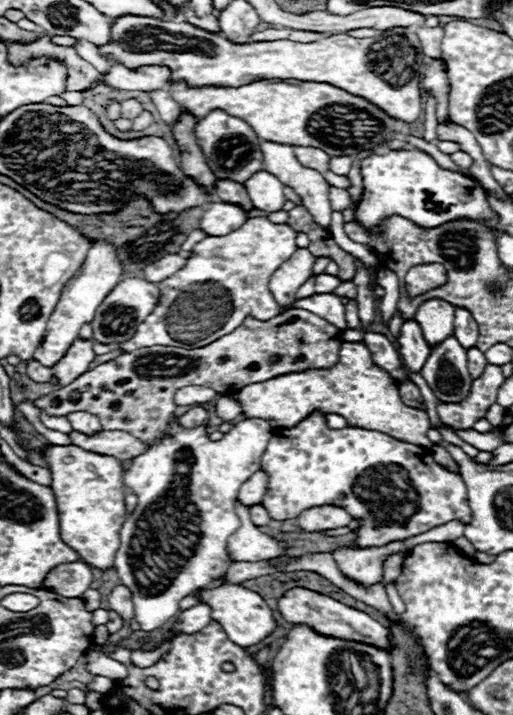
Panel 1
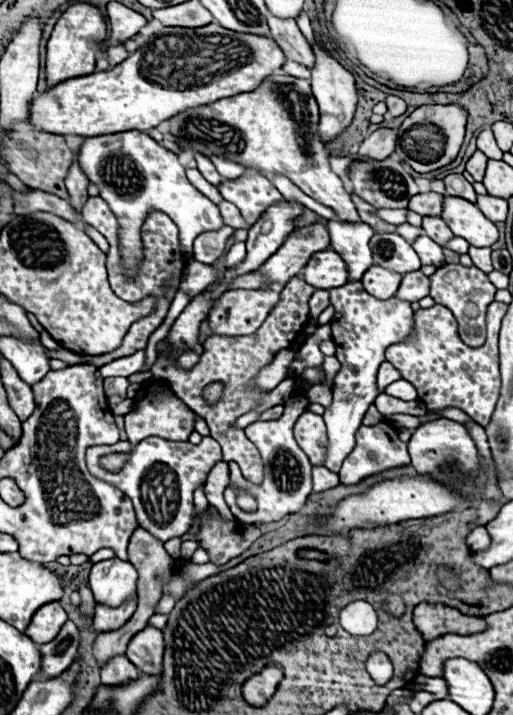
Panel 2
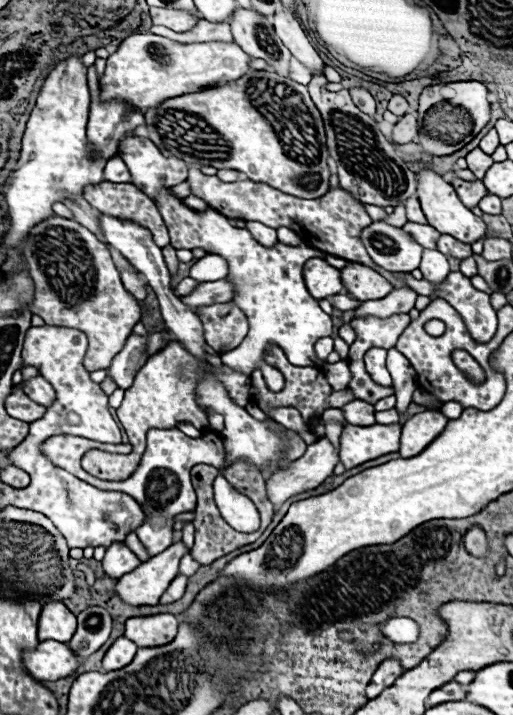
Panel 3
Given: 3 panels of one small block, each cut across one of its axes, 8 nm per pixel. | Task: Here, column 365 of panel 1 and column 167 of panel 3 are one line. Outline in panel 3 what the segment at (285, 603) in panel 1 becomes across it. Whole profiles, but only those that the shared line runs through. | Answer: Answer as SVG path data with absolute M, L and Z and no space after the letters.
M152 614L152 616L128 618L124 636L136 642L140 648L152 648L172 642L176 632L178 632L178 616Z

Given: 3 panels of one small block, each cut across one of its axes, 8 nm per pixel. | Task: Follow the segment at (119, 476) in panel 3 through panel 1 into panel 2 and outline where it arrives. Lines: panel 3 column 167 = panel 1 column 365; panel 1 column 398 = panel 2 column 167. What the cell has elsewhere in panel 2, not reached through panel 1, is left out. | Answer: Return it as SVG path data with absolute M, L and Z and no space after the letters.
M156 380L147 383L148 388L142 388L136 396L136 408L124 416L126 422L126 434L130 444L138 444L142 438L148 436L160 436L166 440L176 440L176 442L186 442L188 436L194 432L194 412L178 400L172 392L158 392L156 390Z

